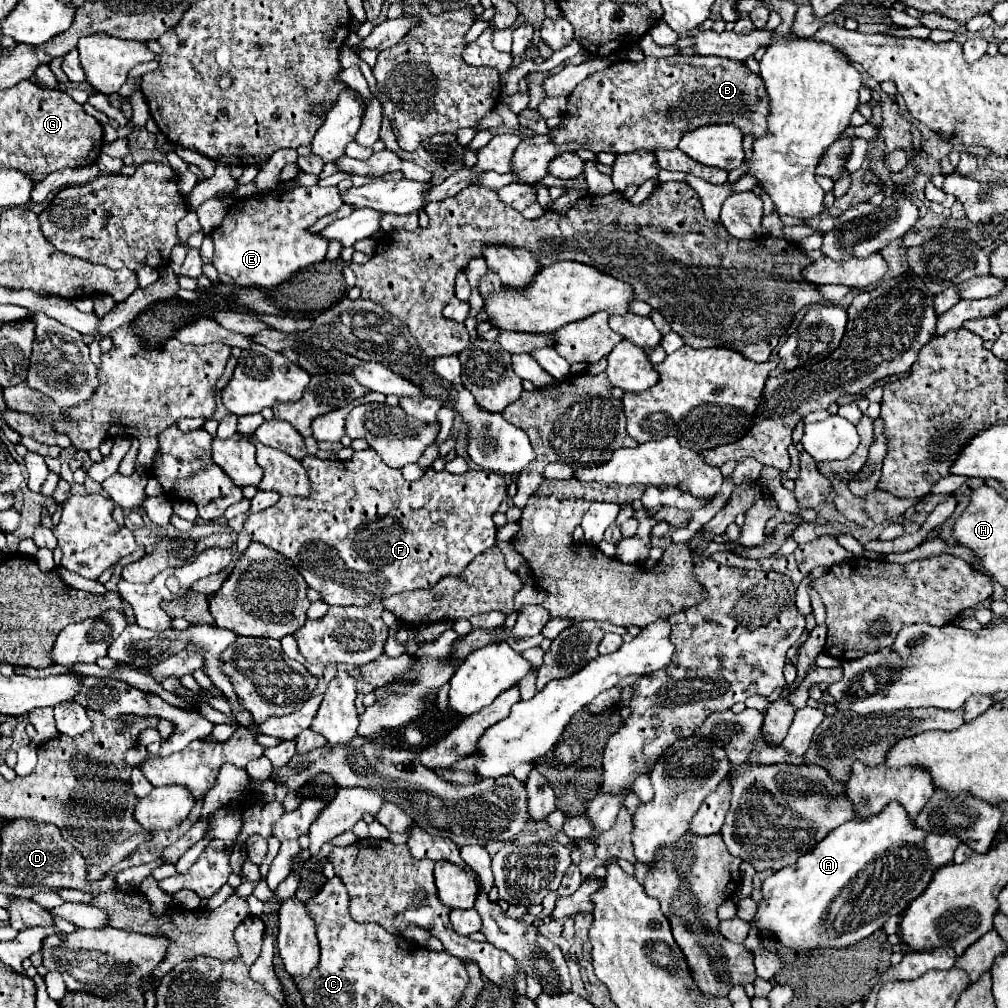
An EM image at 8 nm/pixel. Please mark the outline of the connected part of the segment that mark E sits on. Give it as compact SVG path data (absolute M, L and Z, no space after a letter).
M321 186L271 190L235 200L227 208L223 222L209 234L215 246L213 266L219 274L233 276L237 286L273 288L285 282L291 274L325 260L329 242L319 234L309 234L307 228L321 216L335 212L341 204L343 202L337 188Z

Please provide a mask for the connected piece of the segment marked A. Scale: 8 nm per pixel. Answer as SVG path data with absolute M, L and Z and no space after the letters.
M891 802L879 816L853 818L829 832L817 846L801 856L795 866L787 866L763 880L761 900L753 924L759 934L769 932L781 946L793 952L813 952L823 948L849 948L879 930L891 916L905 908L929 886L933 874L953 862L953 852L961 842L955 836L939 836L919 830L907 812Z

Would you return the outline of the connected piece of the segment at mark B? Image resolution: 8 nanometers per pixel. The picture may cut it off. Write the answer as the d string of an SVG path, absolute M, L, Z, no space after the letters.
M679 54L679 56L671 56L671 58L659 58L659 60L657 58L645 58L641 62L629 62L629 60L615 62L613 66L605 68L603 72L595 72L589 78L585 78L581 84L577 84L577 88L569 96L567 112L565 112L565 116L561 118L561 124L555 130L549 130L549 134L545 134L545 136L529 136L515 148L515 154L513 154L513 160L511 160L513 174L517 174L517 182L539 184L541 178L547 176L547 166L553 160L553 156L563 154L563 152L577 152L581 148L591 150L595 154L599 154L599 152L625 154L625 152L633 152L633 150L649 150L649 152L653 152L653 150L675 150L685 132L695 130L699 126L707 126L707 124L735 124L743 134L751 134L753 138L763 136L767 132L767 92L765 92L761 76L753 74L743 62L735 62L735 60L729 60L729 58L703 58L703 56Z

